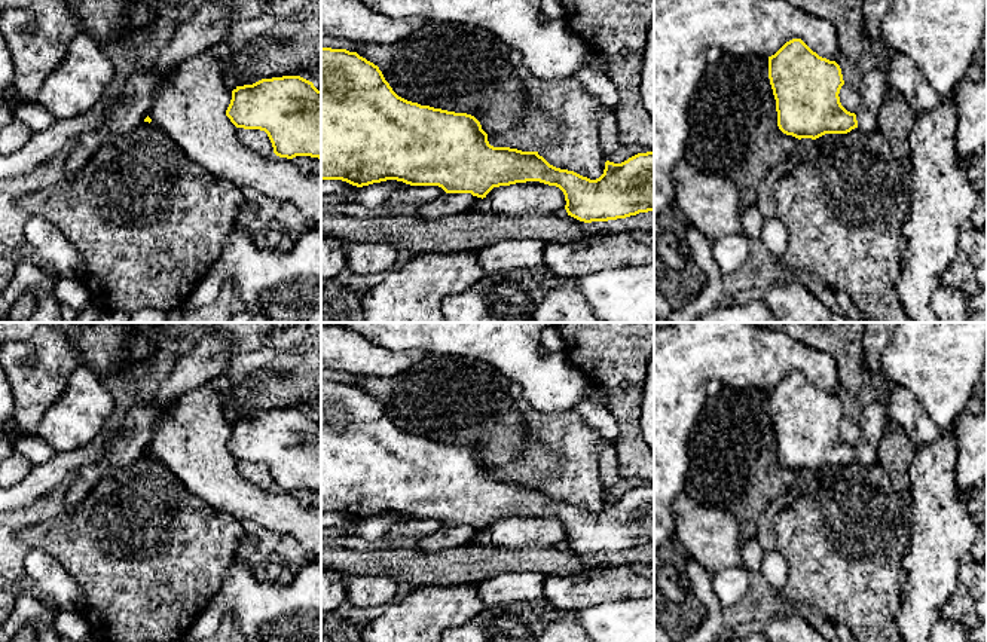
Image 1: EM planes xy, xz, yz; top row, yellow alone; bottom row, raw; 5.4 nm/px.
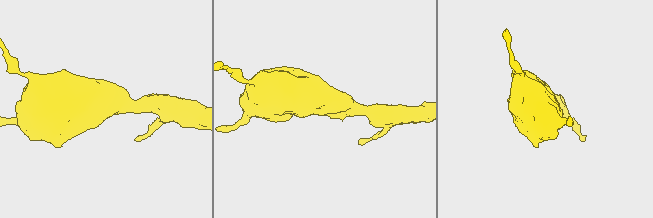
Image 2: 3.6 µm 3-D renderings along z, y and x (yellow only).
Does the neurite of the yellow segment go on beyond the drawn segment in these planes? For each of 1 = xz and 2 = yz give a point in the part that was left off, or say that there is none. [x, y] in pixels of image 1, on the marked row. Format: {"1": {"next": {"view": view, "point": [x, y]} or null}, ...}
{"1": {"next": null}, "2": {"next": null}}

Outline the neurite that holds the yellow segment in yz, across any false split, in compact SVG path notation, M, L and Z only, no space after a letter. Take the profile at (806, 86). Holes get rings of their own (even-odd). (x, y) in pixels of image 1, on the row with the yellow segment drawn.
M801 39L786 42L768 56L768 79L783 134L816 140L858 128L856 114L840 103L840 65L819 56Z

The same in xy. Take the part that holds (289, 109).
M300 76L236 86L226 116L236 128L265 131L279 158L321 159L321 91Z

